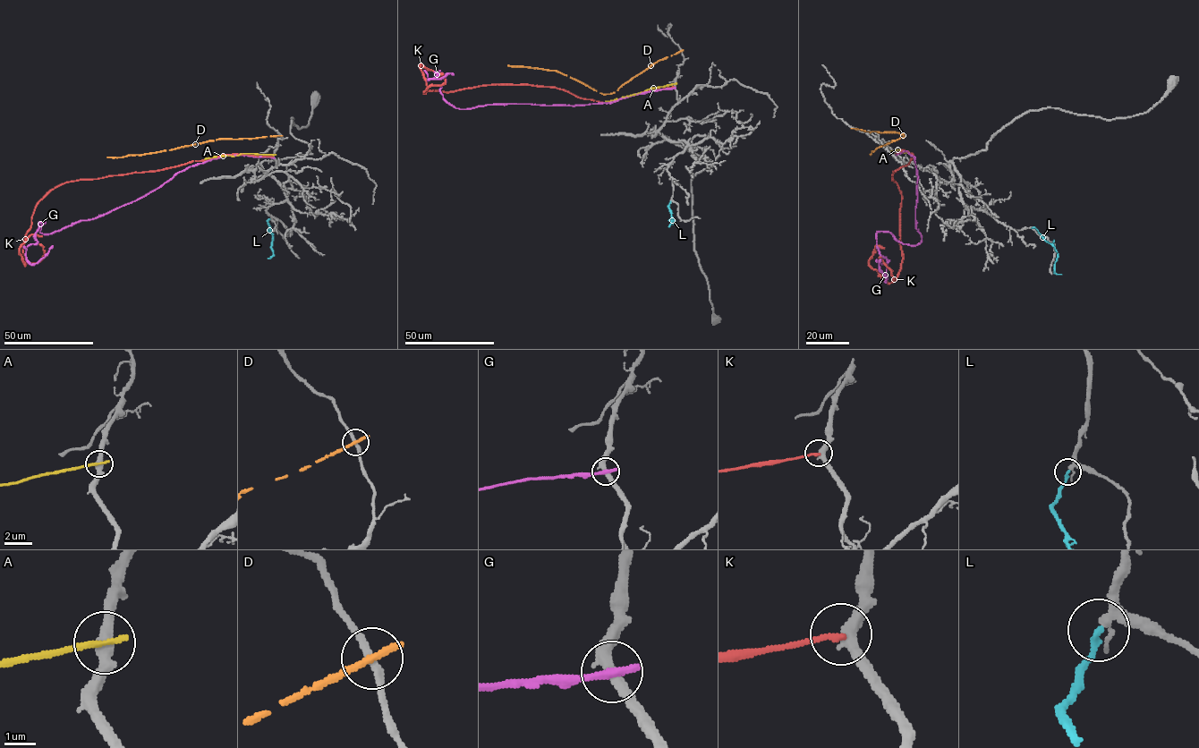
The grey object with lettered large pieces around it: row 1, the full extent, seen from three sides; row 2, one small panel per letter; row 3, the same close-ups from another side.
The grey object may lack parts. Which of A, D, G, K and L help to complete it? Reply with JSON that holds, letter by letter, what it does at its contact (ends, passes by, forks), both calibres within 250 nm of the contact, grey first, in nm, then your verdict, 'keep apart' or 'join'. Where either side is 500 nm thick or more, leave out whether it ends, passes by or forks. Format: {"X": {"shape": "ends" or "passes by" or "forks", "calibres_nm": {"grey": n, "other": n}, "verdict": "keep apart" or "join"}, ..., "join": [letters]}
{"A": {"shape": "ends", "calibres_nm": {"grey": 360, "other": 220}, "verdict": "keep apart"}, "D": {"shape": "ends", "calibres_nm": {"grey": 200, "other": 280}, "verdict": "keep apart"}, "G": {"shape": "ends", "calibres_nm": {"grey": 320, "other": 320}, "verdict": "keep apart"}, "K": {"shape": "ends", "calibres_nm": {"grey": 320, "other": 170}, "verdict": "keep apart"}, "L": {"shape": "ends", "calibres_nm": {"grey": 280, "other": 200}, "verdict": "join"}, "join": ["L"]}

